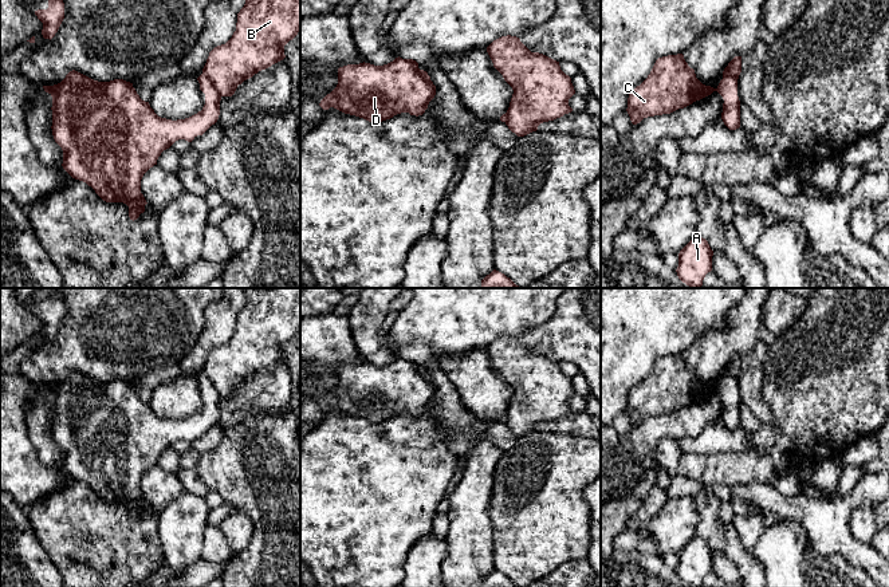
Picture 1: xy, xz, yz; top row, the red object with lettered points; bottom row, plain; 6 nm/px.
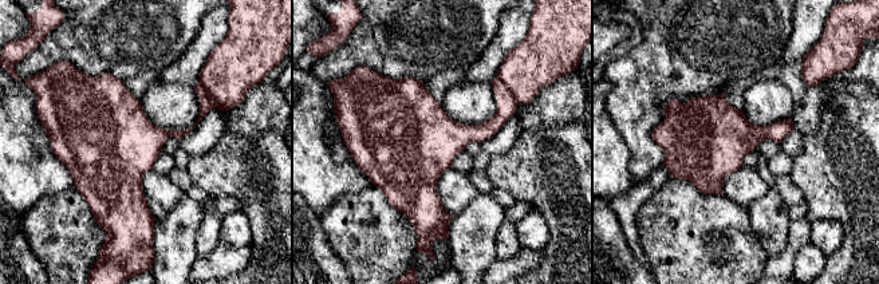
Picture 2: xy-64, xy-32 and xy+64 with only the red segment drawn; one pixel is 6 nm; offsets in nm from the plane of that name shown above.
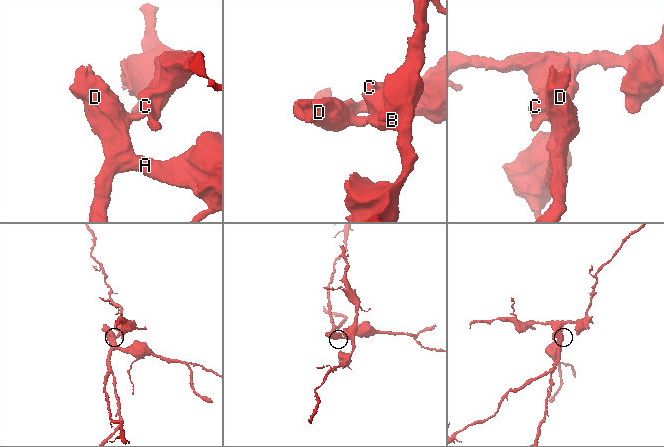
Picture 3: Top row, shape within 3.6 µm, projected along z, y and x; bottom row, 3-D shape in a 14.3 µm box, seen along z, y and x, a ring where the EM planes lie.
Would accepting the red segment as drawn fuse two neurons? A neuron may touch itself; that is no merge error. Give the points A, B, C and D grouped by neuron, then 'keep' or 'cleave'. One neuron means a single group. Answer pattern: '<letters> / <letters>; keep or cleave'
A D / B C; cleave

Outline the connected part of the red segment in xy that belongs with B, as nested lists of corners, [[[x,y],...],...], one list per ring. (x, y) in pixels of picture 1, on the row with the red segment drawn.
[[[245,0],[244,7],[237,13],[236,31],[232,38],[221,46],[215,47],[202,68],[209,80],[215,84],[221,96],[232,96],[239,84],[252,78],[261,70],[283,60],[284,46],[300,31],[300,0]]]

